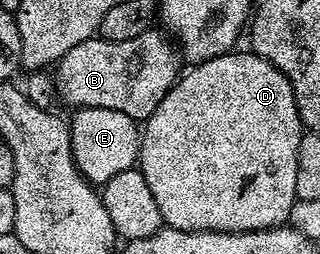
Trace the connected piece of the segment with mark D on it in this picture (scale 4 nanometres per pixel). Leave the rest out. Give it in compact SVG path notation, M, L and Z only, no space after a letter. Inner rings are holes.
M251 52L236 53L220 54L185 69L143 123L138 169L150 184L165 227L241 234L275 230L289 221L297 201L295 181L302 135L294 88L274 64Z

